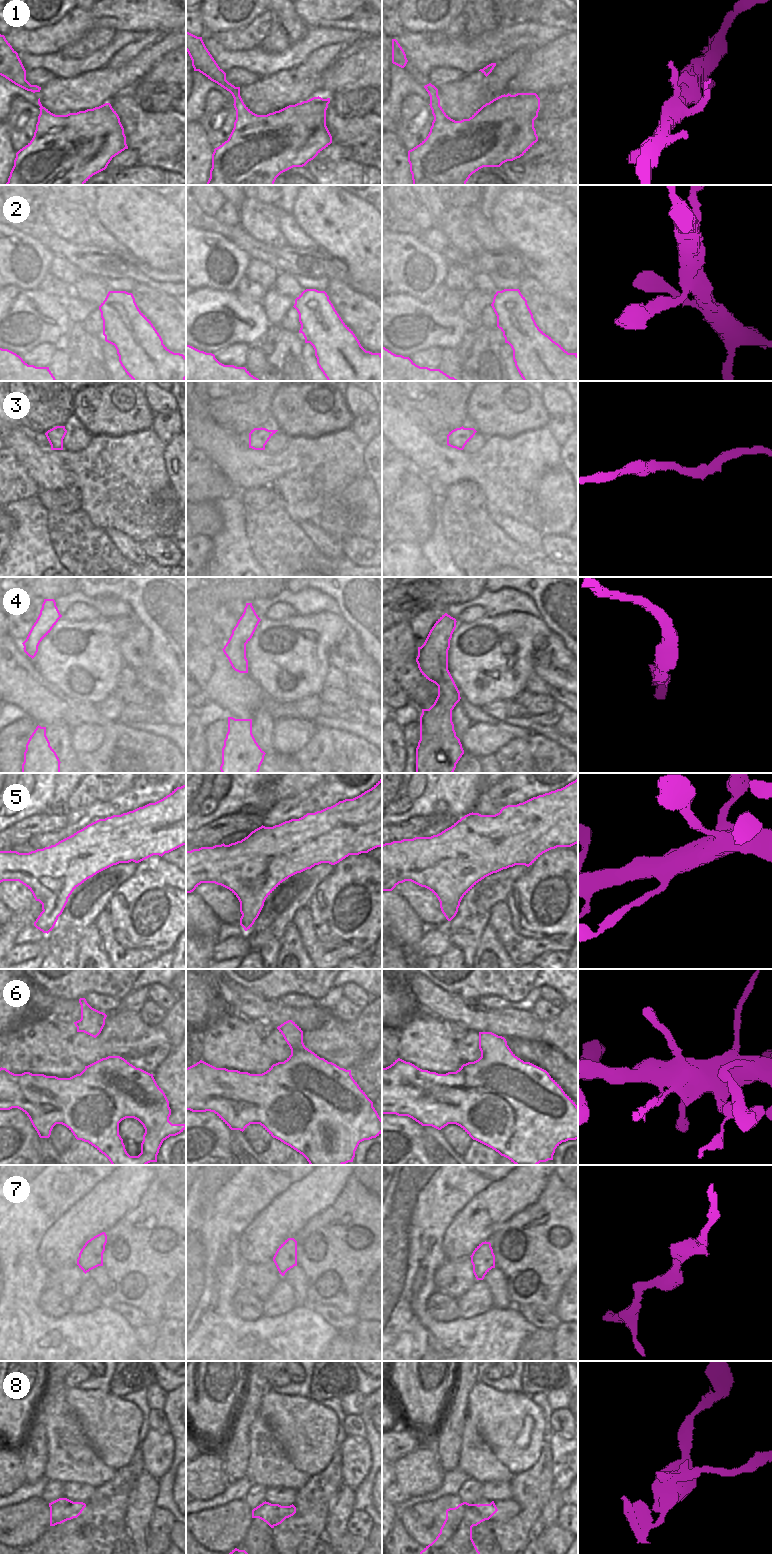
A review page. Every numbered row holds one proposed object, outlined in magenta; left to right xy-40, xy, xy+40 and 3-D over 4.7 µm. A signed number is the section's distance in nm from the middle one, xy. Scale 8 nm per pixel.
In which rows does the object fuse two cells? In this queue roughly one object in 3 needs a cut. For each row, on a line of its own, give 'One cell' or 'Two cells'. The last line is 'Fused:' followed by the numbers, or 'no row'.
1: One cell
2: One cell
3: One cell
4: One cell
5: Two cells
6: One cell
7: One cell
8: Two cells
Fused: 5, 8.

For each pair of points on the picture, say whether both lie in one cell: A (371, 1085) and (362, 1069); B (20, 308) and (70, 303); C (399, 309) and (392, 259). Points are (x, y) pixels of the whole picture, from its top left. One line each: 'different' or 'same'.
A: same
B: different
C: different

